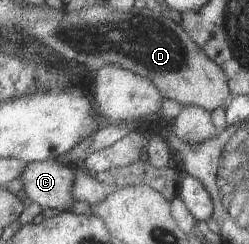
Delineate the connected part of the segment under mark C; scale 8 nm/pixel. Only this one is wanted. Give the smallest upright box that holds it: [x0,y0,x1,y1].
[19,159,74,212]

